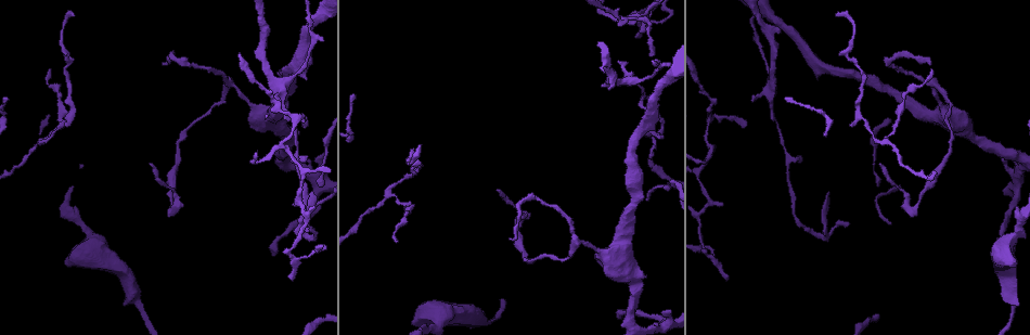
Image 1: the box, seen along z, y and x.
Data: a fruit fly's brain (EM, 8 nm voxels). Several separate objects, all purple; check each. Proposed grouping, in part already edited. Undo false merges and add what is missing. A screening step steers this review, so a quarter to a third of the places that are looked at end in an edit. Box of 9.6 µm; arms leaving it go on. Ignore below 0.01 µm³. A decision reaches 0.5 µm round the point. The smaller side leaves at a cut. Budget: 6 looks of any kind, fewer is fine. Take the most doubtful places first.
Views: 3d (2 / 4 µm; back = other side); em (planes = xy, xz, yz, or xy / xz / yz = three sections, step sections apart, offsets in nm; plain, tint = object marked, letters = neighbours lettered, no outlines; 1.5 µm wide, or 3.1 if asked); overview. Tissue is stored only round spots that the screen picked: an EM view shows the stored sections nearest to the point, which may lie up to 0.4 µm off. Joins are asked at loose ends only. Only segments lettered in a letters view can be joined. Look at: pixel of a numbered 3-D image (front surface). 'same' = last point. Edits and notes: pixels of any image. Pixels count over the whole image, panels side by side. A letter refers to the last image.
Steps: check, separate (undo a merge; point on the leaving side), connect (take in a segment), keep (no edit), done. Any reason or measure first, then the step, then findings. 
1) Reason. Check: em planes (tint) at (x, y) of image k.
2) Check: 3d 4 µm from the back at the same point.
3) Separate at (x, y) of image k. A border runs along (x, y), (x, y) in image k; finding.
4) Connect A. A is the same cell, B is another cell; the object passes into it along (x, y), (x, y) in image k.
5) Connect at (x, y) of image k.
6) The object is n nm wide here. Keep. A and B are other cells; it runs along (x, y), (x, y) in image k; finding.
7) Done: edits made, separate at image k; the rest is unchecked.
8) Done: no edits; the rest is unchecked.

Check: em xy step 8 (tint) at (162, 64) of image 1.

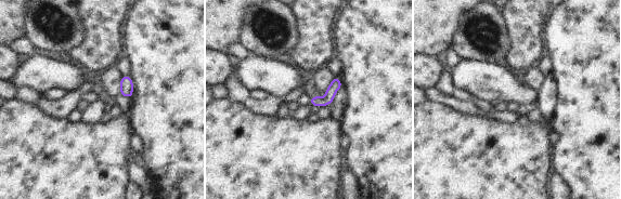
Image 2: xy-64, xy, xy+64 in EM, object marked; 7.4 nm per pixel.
Check: em planes (letters) at the same point.

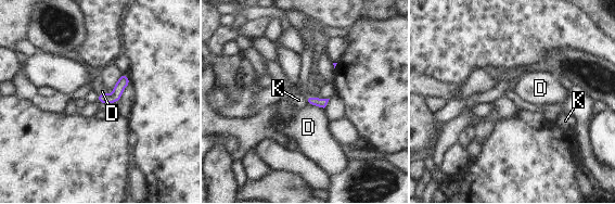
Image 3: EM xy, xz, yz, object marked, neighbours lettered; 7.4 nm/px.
Keep. D and K are other cells; a border runs along (99, 93), (97, 101) in image 3; no lettered segment goes on from it.

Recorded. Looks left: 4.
Branch stops here. Check: em planes (plain) at (619, 61) of image 1.

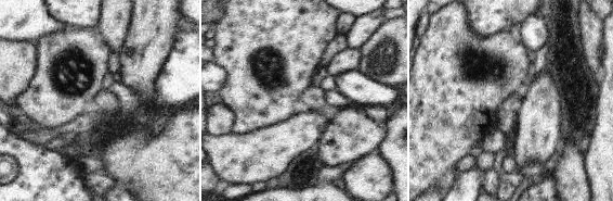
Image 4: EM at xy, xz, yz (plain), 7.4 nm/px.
See the neighbours. Check: em planes (letters) at the same point.

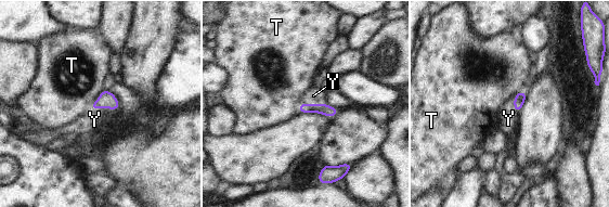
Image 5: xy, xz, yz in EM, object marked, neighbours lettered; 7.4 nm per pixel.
Connect Y. Y is the same cell, T is another cell; the object passes into it along (107, 100), (104, 106), (94, 119) in image 5; it goes on there.

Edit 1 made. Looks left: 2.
An open end. Check: em xz step 8 (letters) at (881, 165) of image 1.

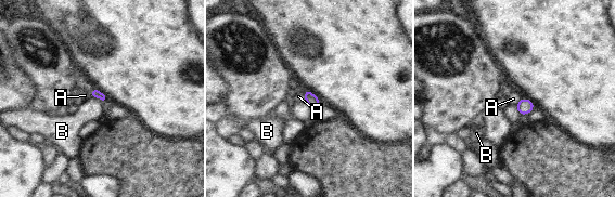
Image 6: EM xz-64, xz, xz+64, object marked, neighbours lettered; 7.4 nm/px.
Cut it another way. Check: em planes (letters) at the same point.

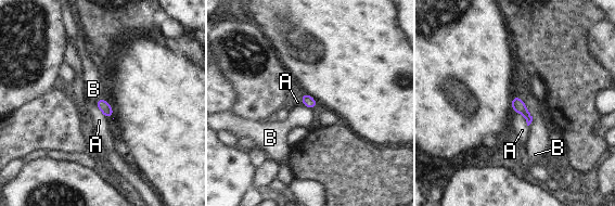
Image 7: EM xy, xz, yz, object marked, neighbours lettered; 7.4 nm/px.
The longest contact is with B, 240 nm. Keep. A and B are other cells; no lettered segment goes on from it.

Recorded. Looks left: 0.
Done: edits made, connect at image 5; the rest is unchecked.

